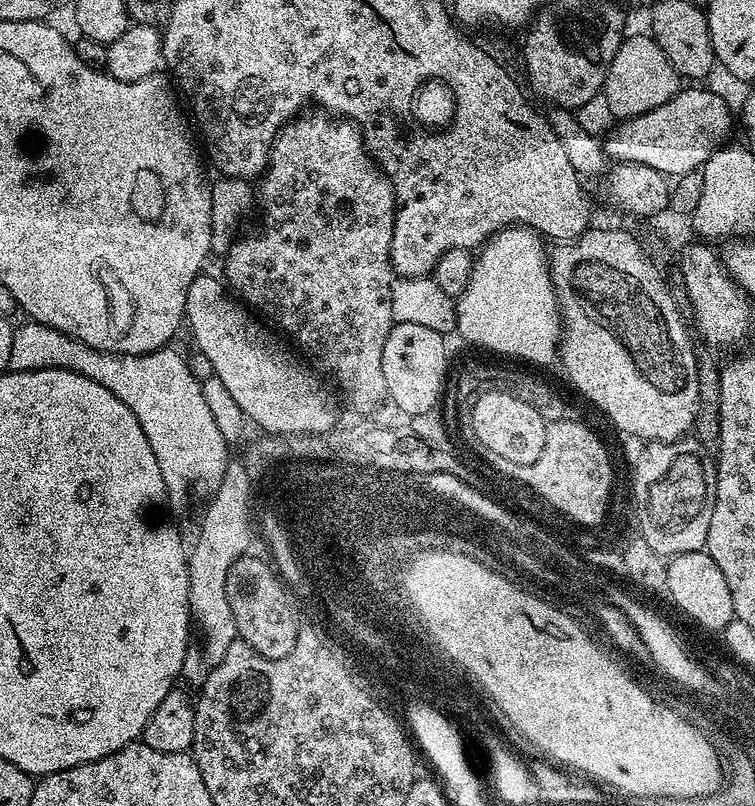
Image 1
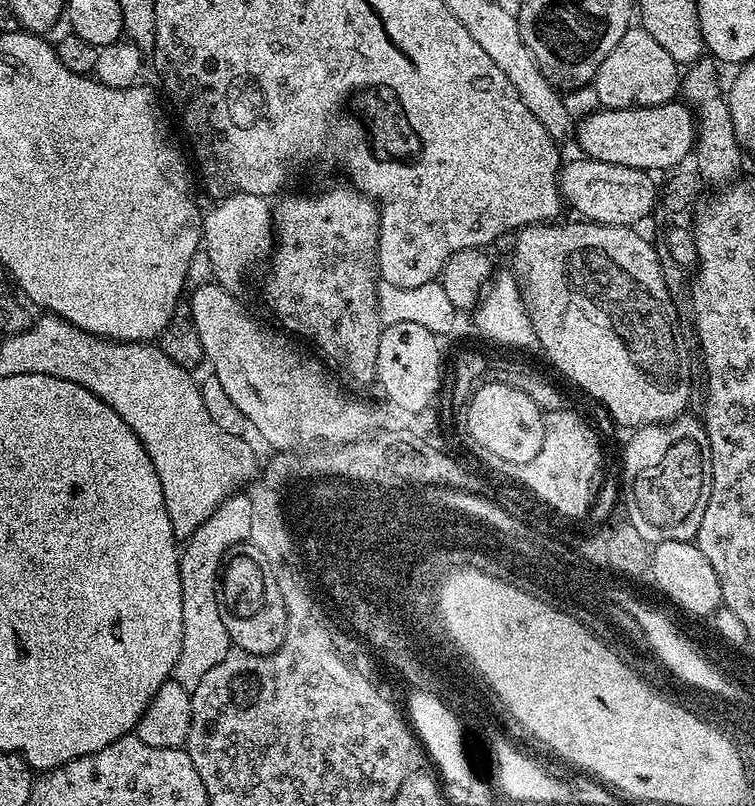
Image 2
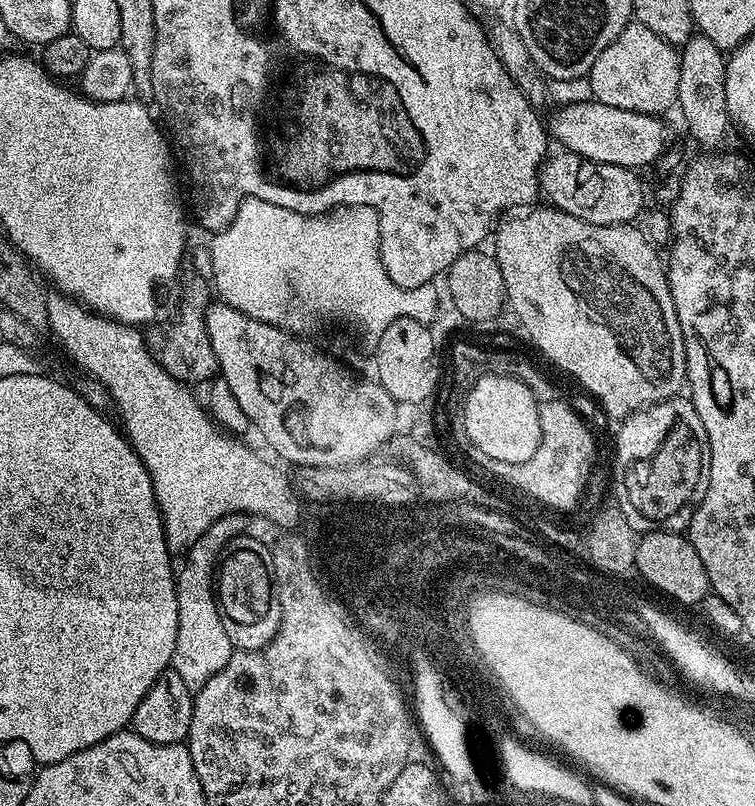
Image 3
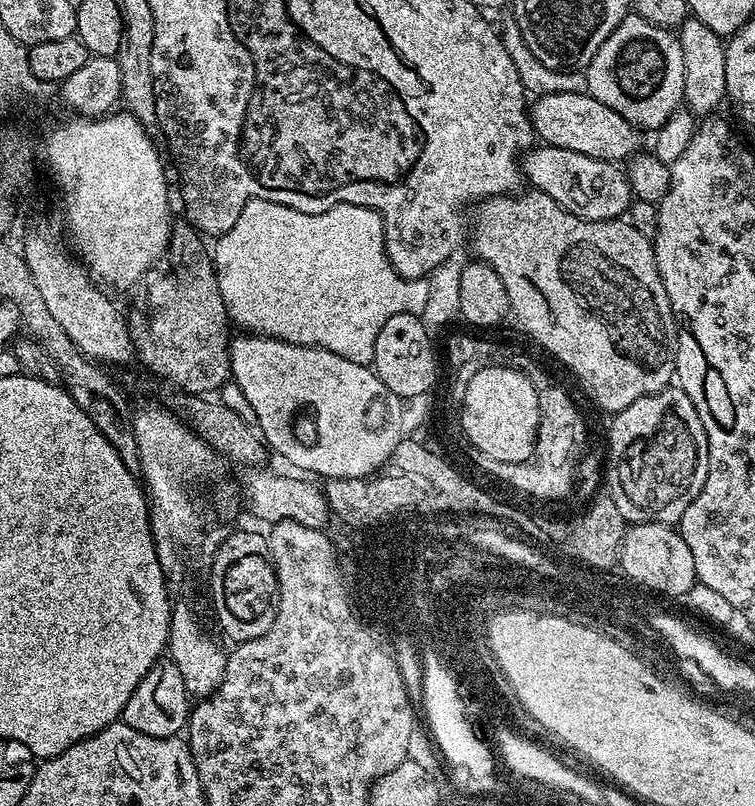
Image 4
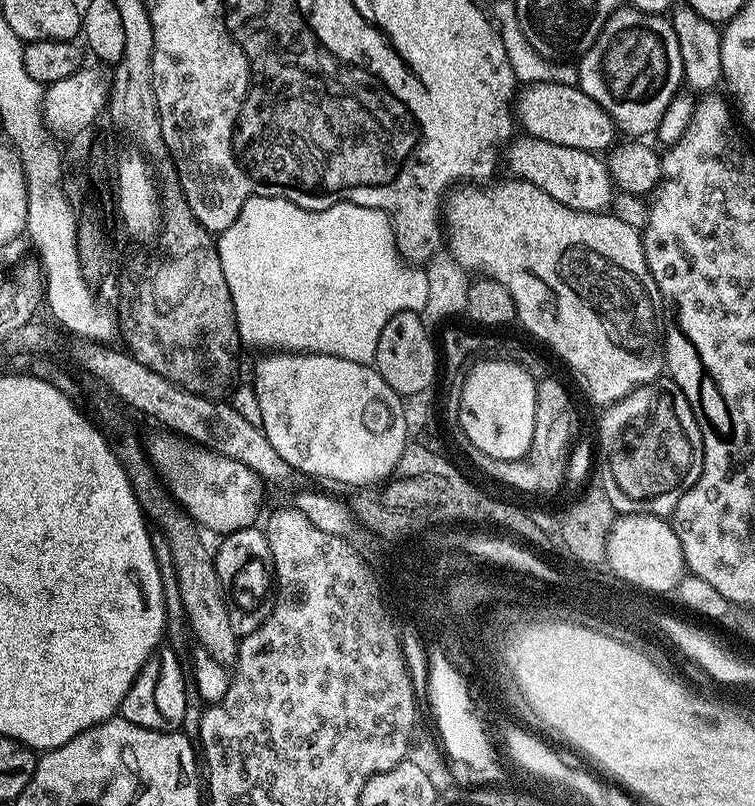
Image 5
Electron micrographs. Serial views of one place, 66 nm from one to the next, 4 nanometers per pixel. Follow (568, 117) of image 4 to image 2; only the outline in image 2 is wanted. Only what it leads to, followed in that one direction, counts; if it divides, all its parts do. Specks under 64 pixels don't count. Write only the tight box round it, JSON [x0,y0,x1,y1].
[574,102,697,174]

